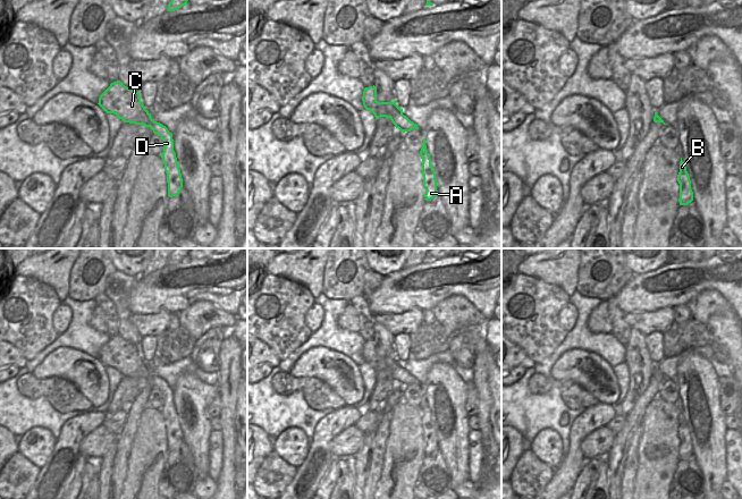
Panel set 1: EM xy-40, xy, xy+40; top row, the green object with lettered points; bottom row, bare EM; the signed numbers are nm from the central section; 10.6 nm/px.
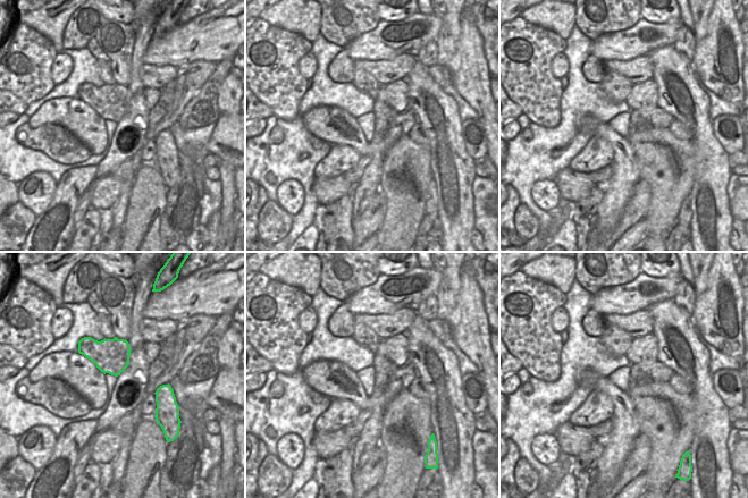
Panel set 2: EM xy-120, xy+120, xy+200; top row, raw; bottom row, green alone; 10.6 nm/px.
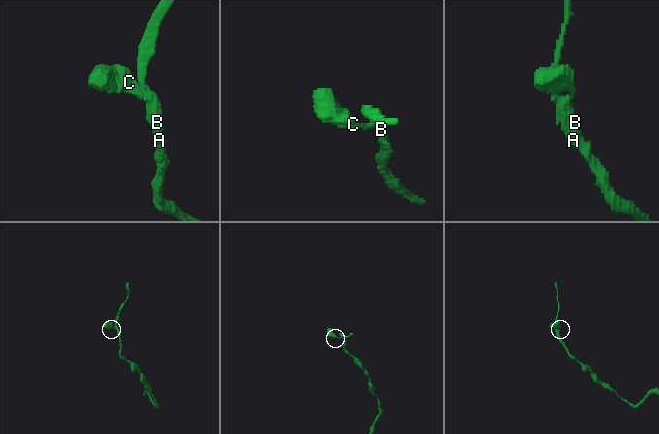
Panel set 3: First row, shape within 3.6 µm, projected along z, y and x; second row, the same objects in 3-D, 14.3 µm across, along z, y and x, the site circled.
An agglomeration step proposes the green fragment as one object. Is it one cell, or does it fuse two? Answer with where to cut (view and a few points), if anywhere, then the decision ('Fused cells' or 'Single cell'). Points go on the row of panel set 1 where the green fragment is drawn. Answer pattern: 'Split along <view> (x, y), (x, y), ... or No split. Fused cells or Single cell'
No split. Single cell.

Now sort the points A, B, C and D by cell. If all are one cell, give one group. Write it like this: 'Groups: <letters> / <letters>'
Groups: A B C D.

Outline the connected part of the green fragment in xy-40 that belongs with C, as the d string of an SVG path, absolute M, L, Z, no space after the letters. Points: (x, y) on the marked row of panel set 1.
M117 81L100 95L98 104L107 113L116 115L124 122L150 127L161 137L165 146L161 158L167 174L168 196L177 196L183 188L183 178L174 151L172 134L166 126L152 119L140 99L140 93Z

